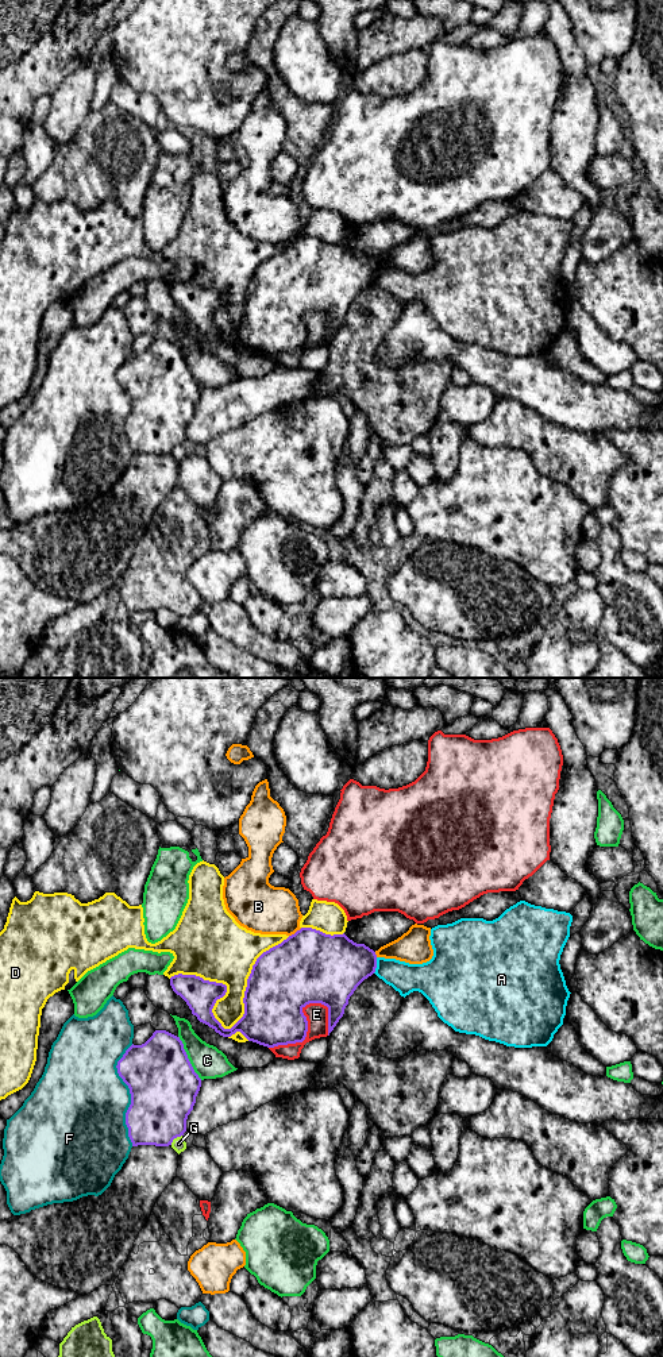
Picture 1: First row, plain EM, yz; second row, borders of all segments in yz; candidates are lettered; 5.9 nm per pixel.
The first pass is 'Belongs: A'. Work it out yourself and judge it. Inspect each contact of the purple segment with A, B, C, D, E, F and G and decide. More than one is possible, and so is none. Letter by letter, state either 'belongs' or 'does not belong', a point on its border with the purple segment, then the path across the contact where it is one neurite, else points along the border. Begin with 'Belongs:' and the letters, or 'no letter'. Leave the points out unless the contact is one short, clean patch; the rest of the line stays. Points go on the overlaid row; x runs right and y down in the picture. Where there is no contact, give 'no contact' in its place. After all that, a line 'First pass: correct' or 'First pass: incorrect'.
Belongs: no letter
A: does not belong | yz (376, 966) | along yz (377, 958), (377, 966), (373, 972)
B: does not belong | yz (296, 932)
C: does not belong | yz (187, 1057)
D: does not belong | yz (227, 1029)
E: does not belong | yz (307, 1029)
F: does not belong | yz (131, 1095)
G: does not belong | yz (174, 1137)
First pass: incorrect

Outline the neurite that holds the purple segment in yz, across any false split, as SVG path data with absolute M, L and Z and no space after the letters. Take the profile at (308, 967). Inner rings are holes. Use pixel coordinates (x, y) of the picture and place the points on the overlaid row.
M301 928L257 959L244 991L244 1014L231 1029L224 1029L212 1013L216 1001L227 992L226 984L178 974L170 978L170 986L186 1002L192 1014L220 1036L231 1037L240 1032L248 1041L274 1048L305 1040L308 1021L302 1009L309 1003L328 1007L329 1036L343 1017L350 996L375 968L377 955L365 944L354 942L344 933L331 936L312 928Z

